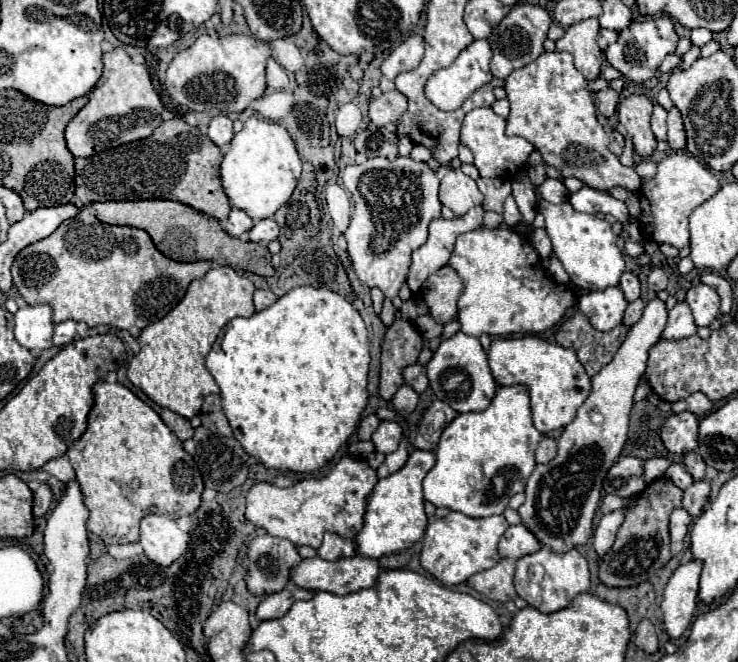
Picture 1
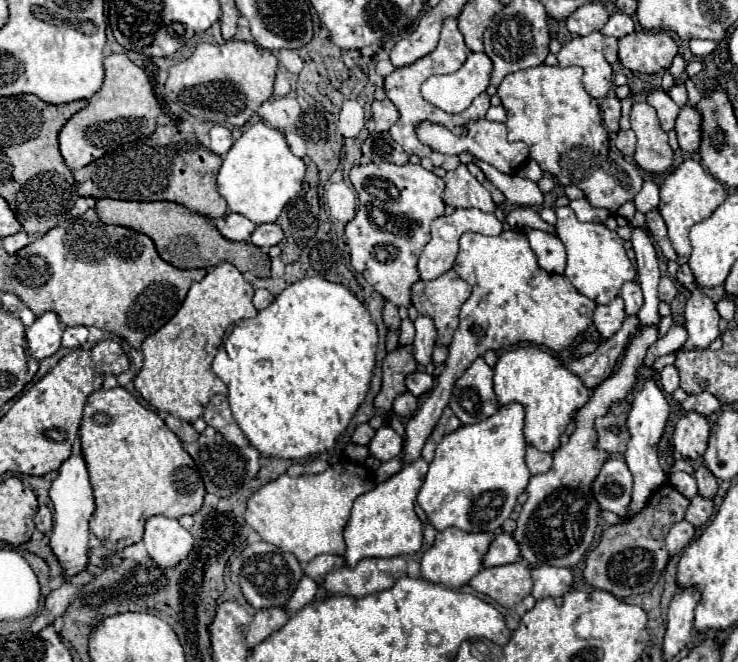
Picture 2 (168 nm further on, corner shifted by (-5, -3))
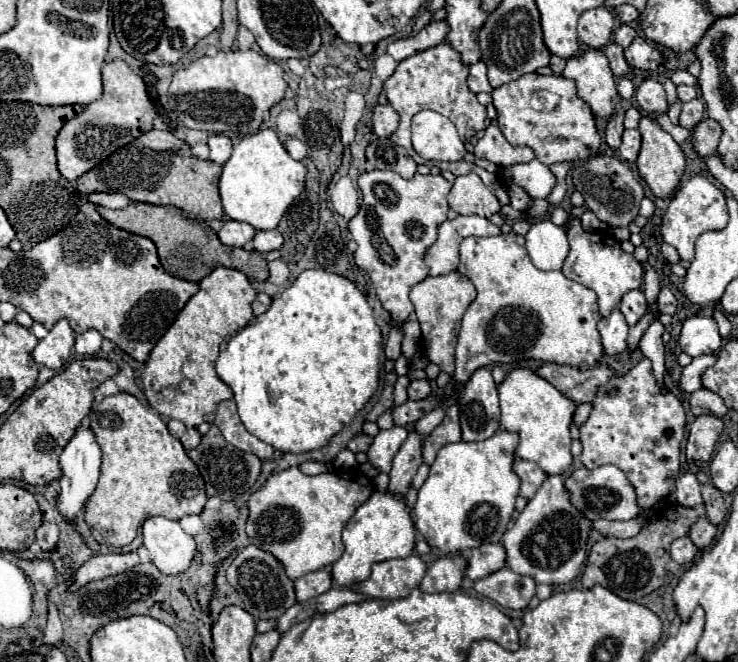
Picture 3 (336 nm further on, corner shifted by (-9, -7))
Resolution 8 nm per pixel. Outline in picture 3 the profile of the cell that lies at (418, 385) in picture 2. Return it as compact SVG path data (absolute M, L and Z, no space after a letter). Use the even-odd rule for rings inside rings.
M413 380L409 384L407 392L409 392L411 400L423 400L423 398L427 398L431 394L431 386L429 386L427 380Z

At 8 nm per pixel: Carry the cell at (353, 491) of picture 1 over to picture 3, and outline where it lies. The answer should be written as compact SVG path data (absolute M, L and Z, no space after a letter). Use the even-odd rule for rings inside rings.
M299 468L273 472L261 490L249 498L247 536L257 548L271 552L291 580L331 566L343 554L341 530L355 510L373 494L371 482L359 470L307 476Z

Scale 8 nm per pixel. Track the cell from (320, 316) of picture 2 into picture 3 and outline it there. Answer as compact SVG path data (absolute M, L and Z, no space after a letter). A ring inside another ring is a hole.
M305 270L277 298L271 308L255 316L219 352L217 374L233 390L237 410L245 428L259 440L281 452L309 452L323 448L331 436L369 402L379 384L379 354L383 338L373 310L357 286L333 272Z

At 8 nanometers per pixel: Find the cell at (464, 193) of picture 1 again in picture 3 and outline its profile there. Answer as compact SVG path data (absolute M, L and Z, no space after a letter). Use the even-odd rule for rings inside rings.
M473 172L465 176L457 176L449 192L449 206L457 214L477 214L485 218L501 210L495 194Z

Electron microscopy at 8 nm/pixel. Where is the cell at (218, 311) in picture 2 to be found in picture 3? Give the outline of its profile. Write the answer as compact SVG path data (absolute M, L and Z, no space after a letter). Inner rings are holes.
M219 266L199 282L197 294L193 294L189 298L185 308L179 312L177 320L171 324L171 328L165 332L165 336L155 344L155 348L151 350L149 360L145 364L145 370L141 374L145 398L155 412L159 412L161 416L167 416L167 418L181 420L185 426L199 426L201 422L207 420L209 414L217 412L219 402L233 398L231 388L215 372L215 360L219 354L219 344L227 336L235 334L239 328L247 326L253 320L251 302L255 300L255 296L257 296L257 292L253 290L247 276L233 268Z

